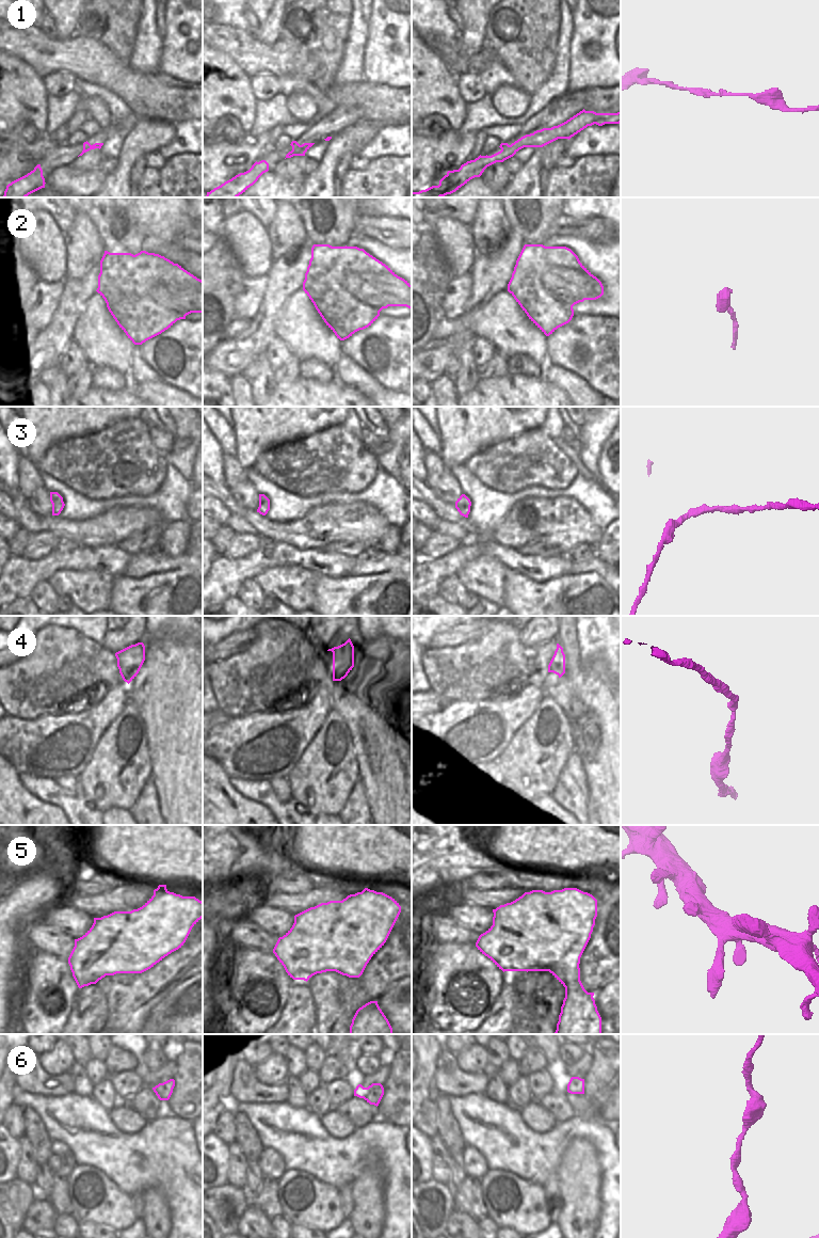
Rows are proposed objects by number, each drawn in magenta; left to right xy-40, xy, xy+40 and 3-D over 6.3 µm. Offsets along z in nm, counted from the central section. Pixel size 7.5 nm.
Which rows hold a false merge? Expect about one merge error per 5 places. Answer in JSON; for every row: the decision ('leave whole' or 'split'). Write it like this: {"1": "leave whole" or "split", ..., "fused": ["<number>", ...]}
{"1": "leave whole", "2": "split", "3": "leave whole", "4": "leave whole", "5": "leave whole", "6": "leave whole", "fused": ["2"]}

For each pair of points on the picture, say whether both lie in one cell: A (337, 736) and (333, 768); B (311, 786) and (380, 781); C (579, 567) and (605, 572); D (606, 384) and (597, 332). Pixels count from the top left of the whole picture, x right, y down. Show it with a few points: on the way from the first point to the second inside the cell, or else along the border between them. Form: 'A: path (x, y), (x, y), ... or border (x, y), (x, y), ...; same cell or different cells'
A: path (334, 744), (333, 761); same cell
B: border (357, 771), (358, 778); different cells
C: path (585, 567), (598, 567); same cell
D: path (600, 371), (596, 367), (596, 345); same cell

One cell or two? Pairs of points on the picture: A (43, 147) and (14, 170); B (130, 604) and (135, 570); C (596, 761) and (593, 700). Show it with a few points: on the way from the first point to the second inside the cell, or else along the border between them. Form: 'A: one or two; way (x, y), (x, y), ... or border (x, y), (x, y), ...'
A: one; way (33, 151), (21, 152), (17, 160)
B: two; border (159, 572), (138, 578), (123, 575)
C: one; way (596, 746), (596, 715)

